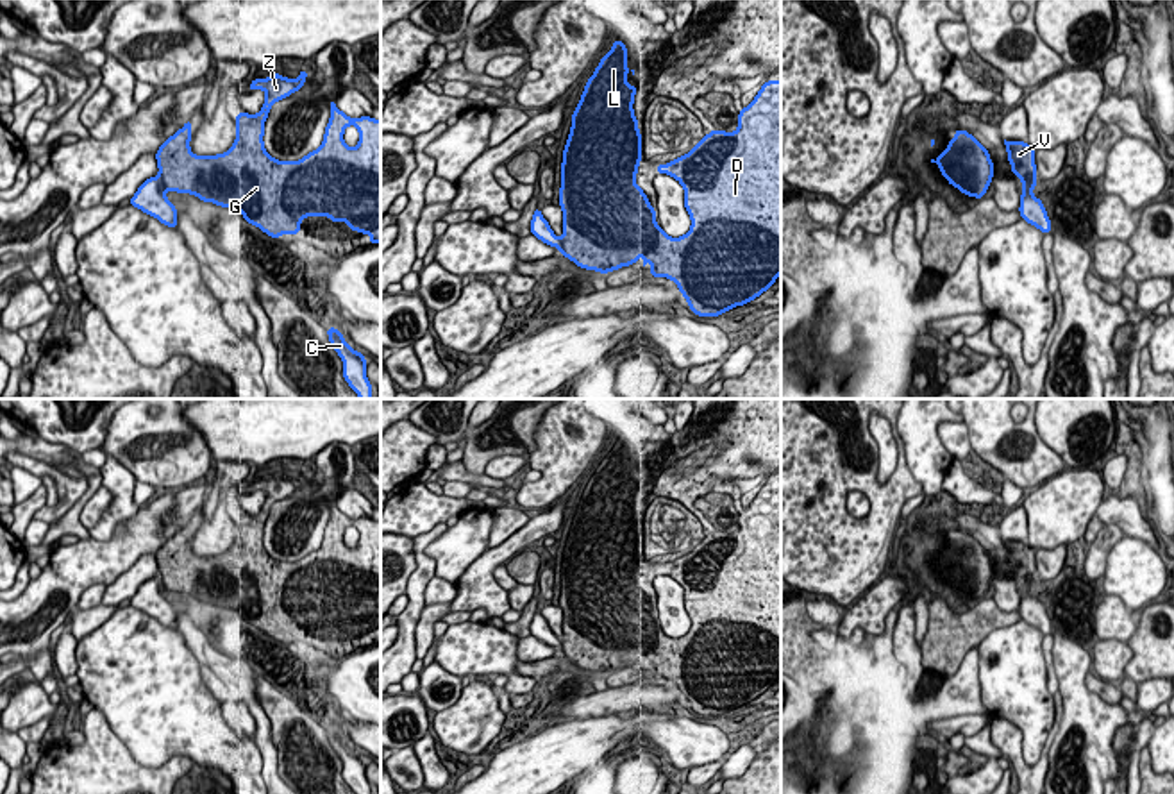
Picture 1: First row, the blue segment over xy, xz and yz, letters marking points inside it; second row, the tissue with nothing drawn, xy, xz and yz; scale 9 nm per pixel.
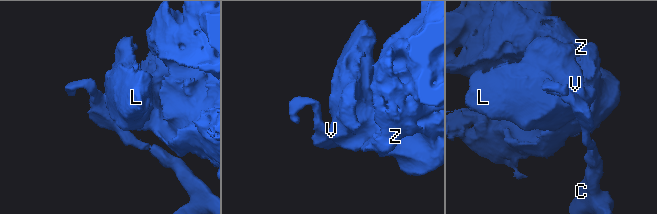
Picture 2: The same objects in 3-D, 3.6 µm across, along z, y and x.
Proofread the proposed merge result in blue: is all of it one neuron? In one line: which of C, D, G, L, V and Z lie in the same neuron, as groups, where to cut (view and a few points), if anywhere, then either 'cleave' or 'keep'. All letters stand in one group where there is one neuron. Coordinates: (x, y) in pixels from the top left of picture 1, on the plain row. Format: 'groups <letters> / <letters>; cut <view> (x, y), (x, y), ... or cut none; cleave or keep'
groups C / D G L V Z; cut xy (159, 574), (163, 592); cleave

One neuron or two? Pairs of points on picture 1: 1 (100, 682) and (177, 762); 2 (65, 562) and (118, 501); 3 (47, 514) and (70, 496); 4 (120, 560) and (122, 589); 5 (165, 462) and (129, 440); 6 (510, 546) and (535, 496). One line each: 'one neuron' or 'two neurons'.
1: two neurons
2: two neurons
3: one neuron
4: two neurons
5: one neuron
6: two neurons

